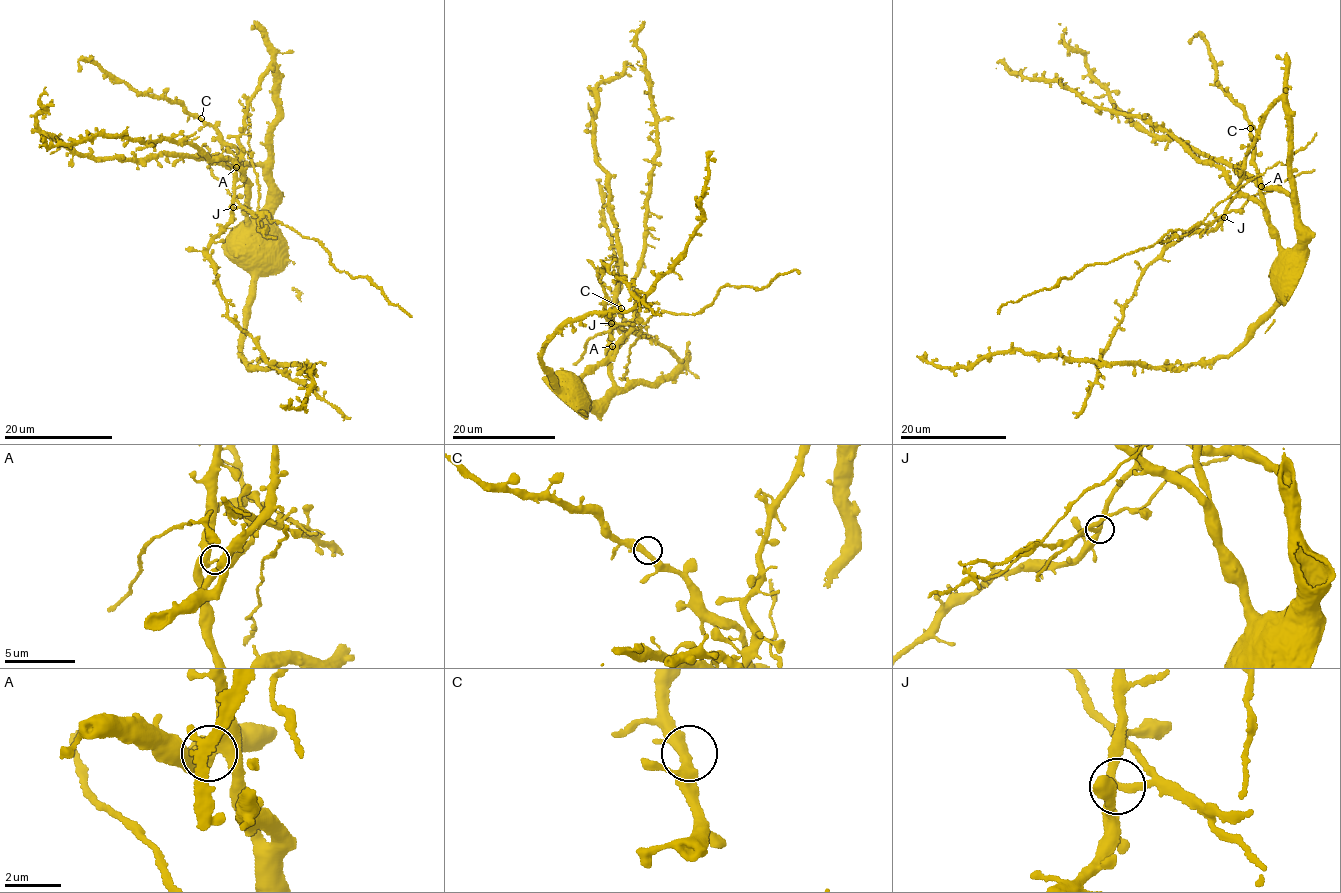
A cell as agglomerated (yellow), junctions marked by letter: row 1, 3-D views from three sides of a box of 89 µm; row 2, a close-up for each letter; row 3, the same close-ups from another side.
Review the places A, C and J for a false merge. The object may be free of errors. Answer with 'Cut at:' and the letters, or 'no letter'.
Cut at: J

